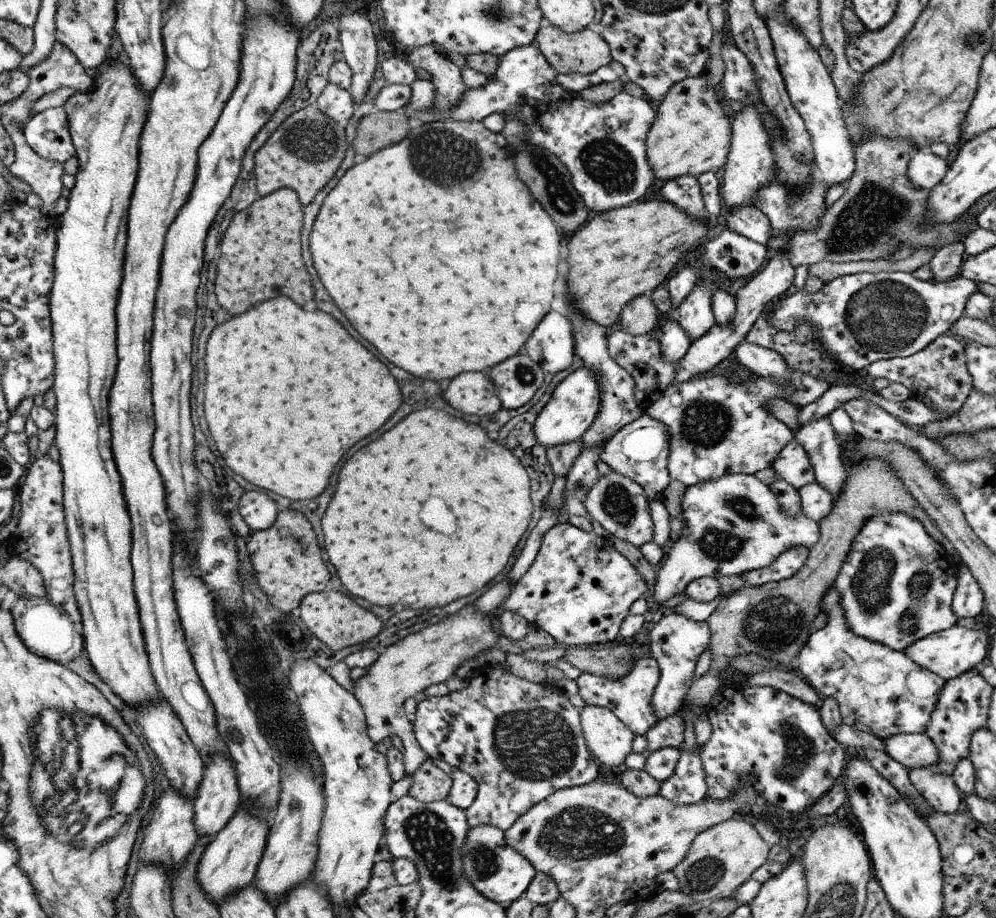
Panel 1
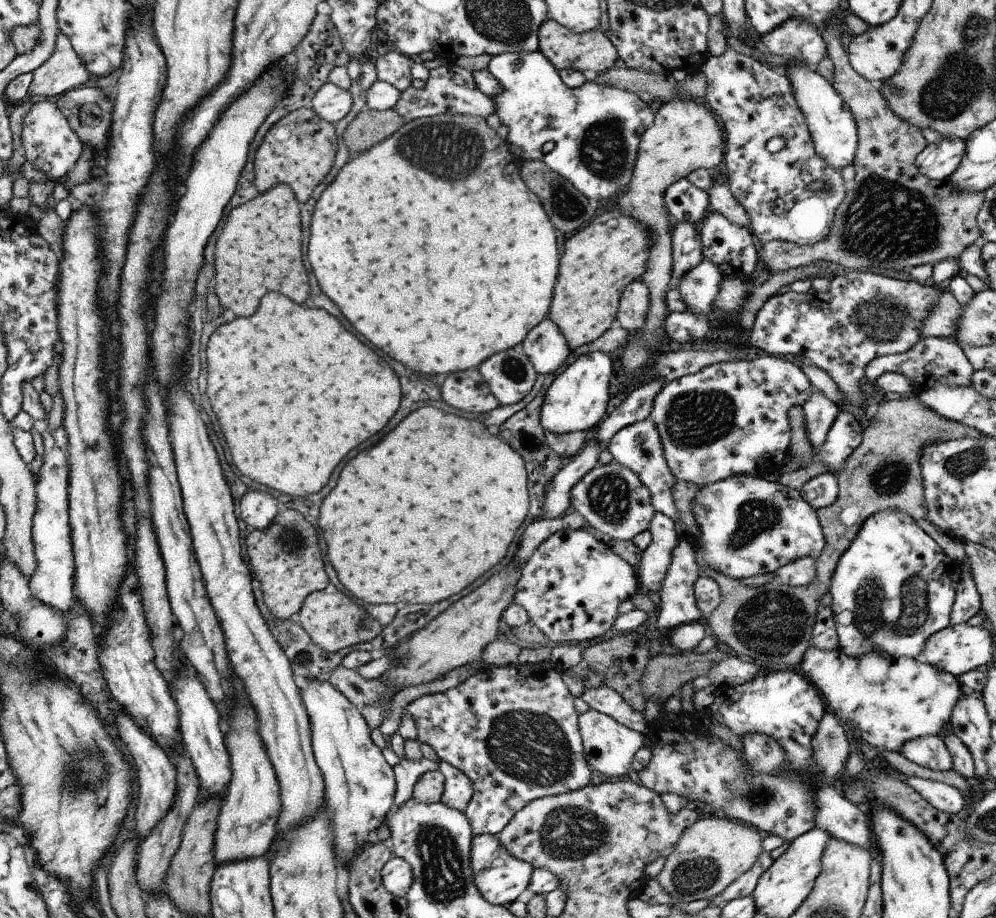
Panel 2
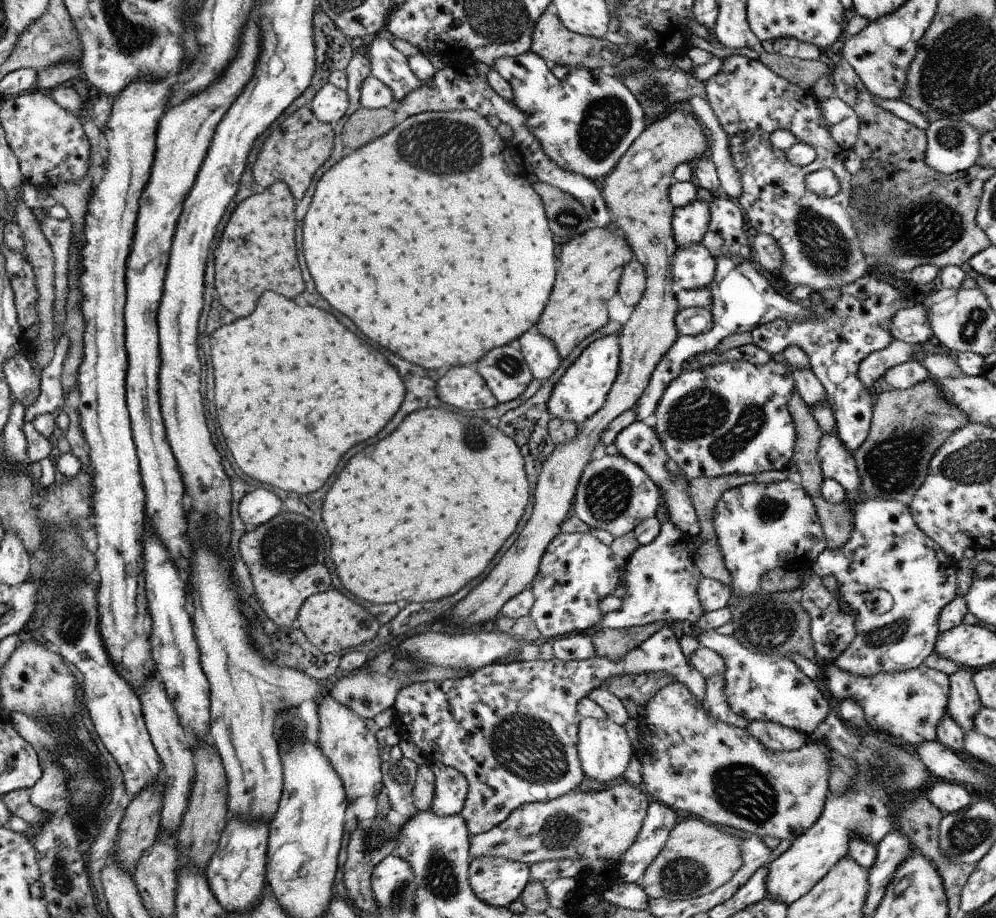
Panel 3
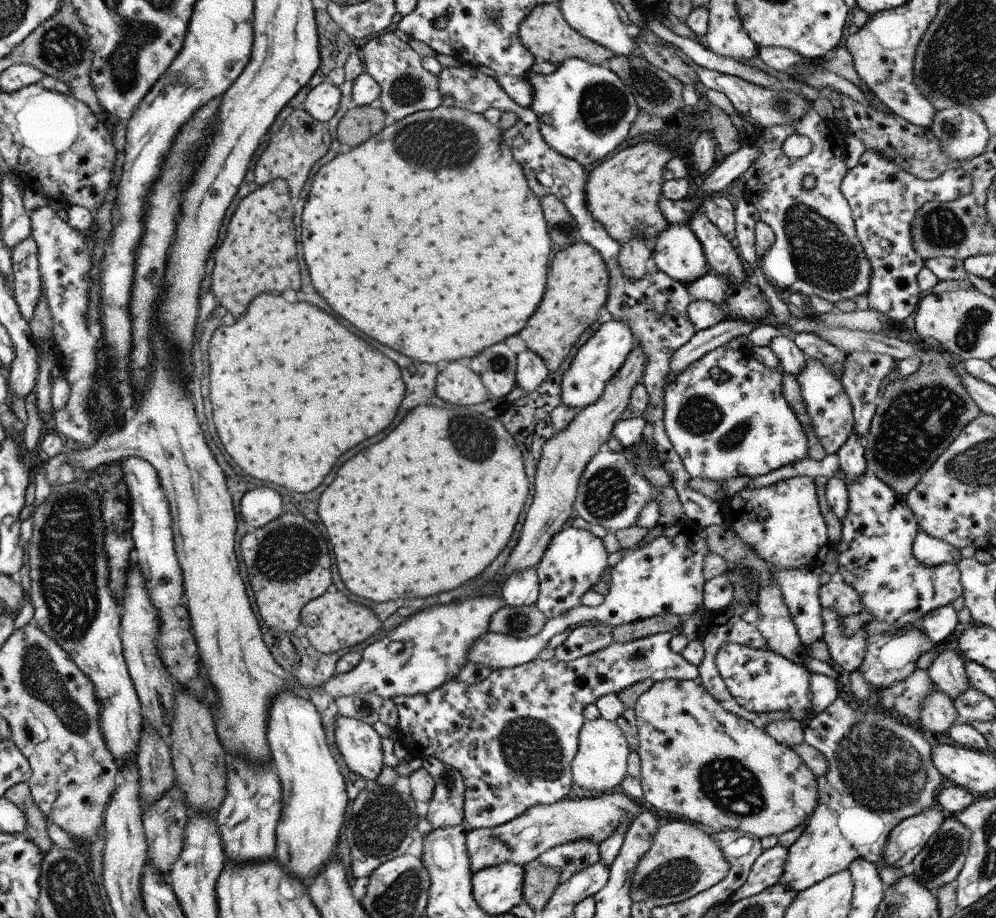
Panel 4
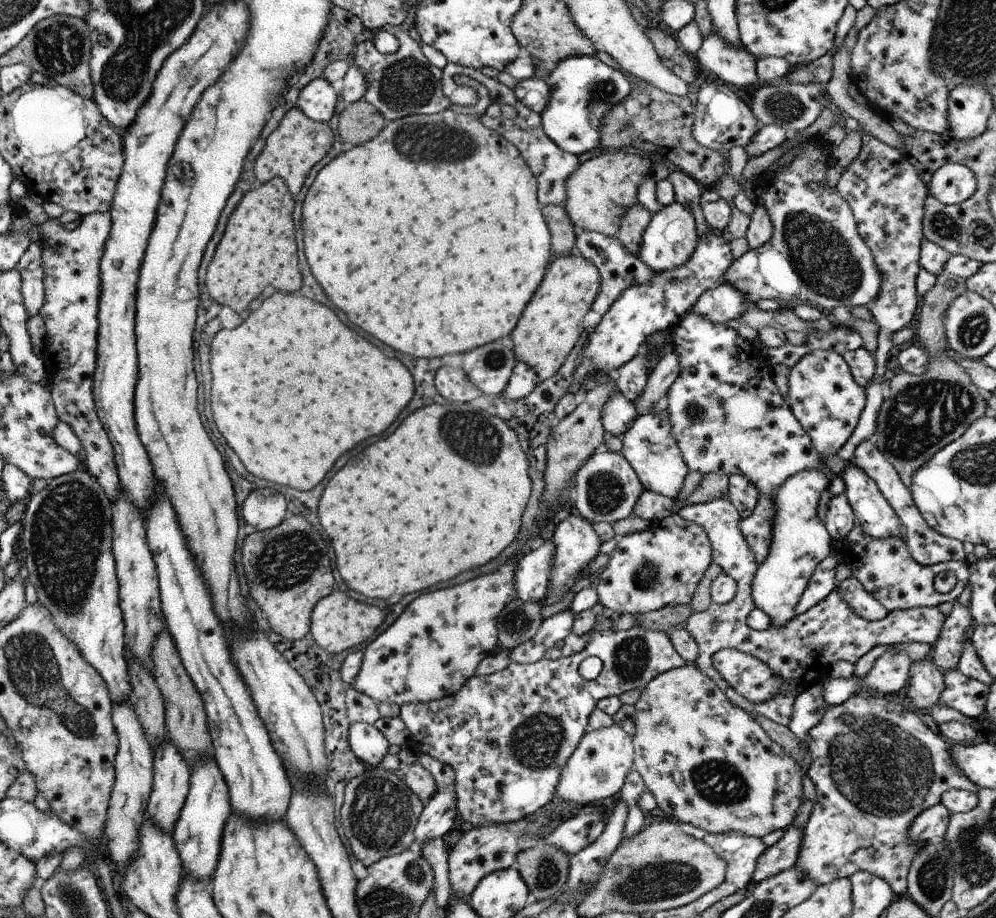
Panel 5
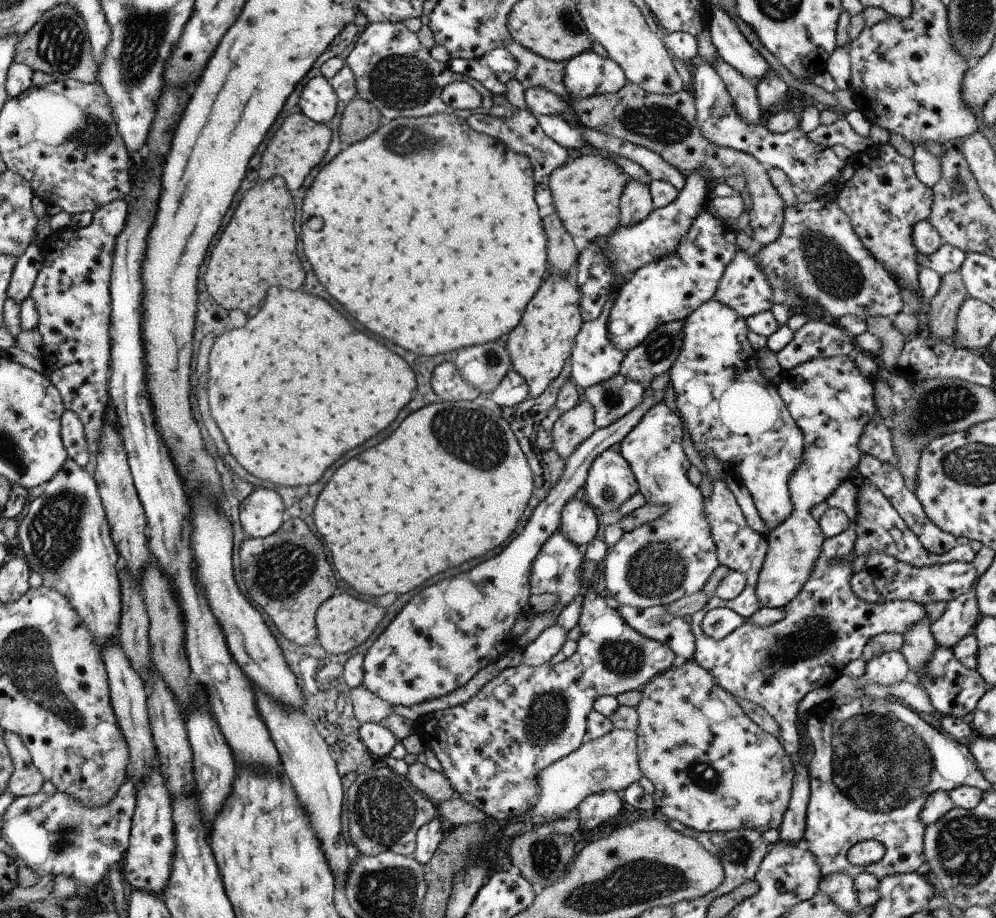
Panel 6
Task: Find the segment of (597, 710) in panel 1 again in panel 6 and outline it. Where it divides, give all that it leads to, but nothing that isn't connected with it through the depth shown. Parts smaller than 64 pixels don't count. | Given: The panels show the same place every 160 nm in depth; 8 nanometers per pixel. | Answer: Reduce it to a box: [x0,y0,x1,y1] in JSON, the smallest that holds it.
[529,728,643,822]

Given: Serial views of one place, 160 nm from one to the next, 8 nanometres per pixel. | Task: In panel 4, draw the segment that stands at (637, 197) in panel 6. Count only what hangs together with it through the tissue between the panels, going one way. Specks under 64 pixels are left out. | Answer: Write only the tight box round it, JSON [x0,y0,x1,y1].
[619,238,651,280]

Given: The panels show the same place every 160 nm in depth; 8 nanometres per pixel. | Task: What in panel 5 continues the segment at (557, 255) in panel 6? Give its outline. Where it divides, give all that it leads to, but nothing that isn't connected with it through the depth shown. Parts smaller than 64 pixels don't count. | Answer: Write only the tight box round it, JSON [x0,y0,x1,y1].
[544,205,574,255]

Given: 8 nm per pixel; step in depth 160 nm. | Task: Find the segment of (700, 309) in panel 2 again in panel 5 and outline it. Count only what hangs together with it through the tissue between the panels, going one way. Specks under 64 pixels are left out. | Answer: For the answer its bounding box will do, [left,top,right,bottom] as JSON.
[638,202,699,273]

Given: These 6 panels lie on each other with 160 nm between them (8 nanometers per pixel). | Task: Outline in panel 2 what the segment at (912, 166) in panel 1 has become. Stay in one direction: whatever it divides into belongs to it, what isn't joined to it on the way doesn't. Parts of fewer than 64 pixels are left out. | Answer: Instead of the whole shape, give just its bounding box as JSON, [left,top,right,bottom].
[915,137,965,182]

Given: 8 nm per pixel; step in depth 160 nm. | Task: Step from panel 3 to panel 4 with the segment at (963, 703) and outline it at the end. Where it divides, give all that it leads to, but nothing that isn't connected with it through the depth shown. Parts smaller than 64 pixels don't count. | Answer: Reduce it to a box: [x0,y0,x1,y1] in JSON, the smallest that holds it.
[926,642,969,701]

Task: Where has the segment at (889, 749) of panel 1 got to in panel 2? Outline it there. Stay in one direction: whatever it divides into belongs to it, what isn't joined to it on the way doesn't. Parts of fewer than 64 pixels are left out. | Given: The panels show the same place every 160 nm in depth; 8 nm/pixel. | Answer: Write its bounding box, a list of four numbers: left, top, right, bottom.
[900,735,953,771]

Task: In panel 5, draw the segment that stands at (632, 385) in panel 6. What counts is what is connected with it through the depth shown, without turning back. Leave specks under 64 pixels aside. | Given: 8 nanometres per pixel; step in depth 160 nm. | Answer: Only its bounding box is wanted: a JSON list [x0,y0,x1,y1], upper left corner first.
[603,392,638,436]

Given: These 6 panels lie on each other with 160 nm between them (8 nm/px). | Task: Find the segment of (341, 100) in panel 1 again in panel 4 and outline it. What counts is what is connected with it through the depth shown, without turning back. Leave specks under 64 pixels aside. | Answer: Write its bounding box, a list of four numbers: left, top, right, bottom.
[304,80,341,124]

